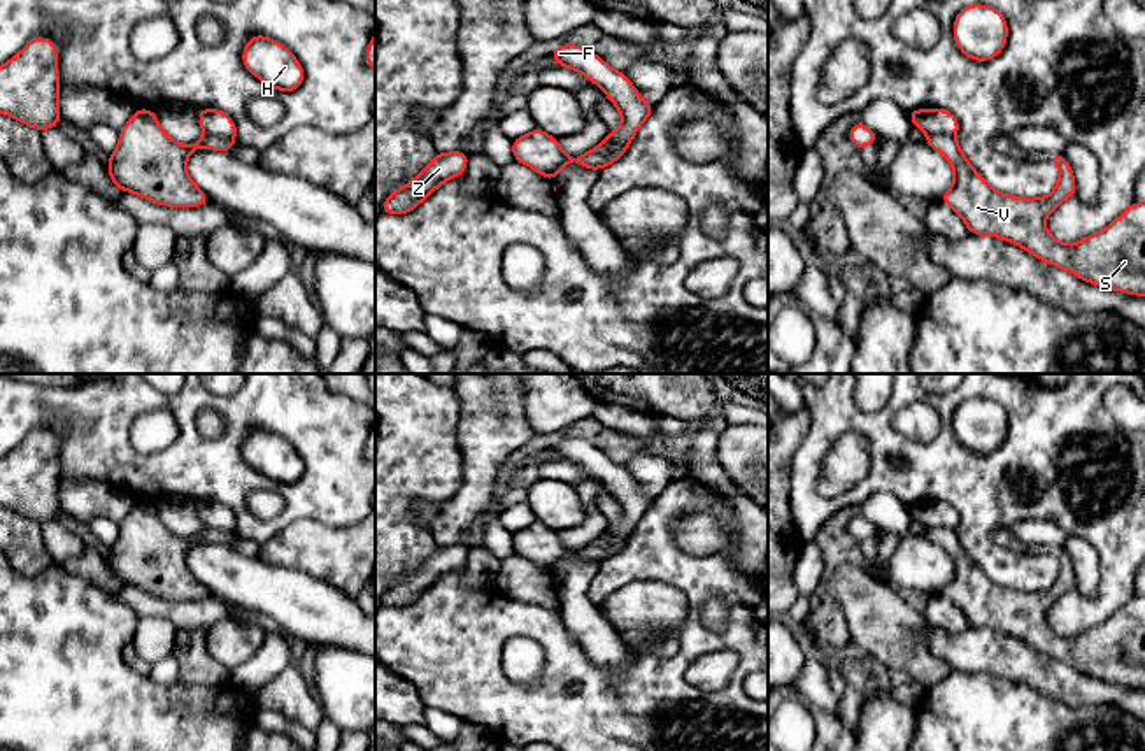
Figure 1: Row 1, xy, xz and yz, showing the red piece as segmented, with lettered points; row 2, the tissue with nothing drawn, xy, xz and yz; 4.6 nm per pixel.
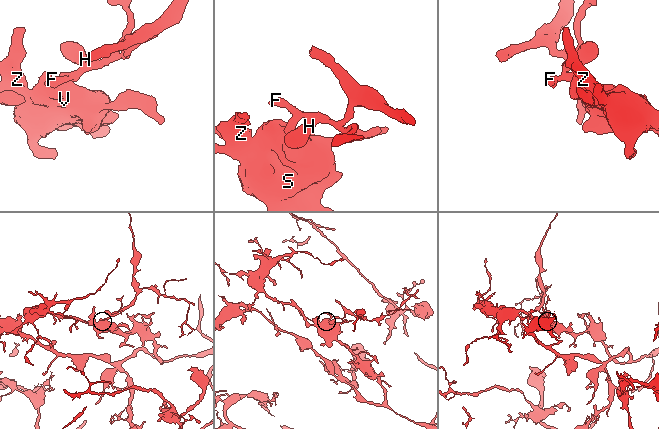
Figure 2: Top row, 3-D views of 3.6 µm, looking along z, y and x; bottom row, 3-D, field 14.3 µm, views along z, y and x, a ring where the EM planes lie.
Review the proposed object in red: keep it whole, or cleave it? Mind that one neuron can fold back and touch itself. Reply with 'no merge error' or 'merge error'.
merge error

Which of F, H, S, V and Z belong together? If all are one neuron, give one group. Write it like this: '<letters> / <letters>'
F H / S V Z

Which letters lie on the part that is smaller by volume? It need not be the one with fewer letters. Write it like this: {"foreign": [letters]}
{"foreign": ["F", "H"]}

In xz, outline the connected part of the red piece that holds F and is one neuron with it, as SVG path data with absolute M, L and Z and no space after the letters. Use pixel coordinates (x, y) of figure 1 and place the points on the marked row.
M575 44L556 46L551 54L558 67L577 70L586 79L596 82L621 112L622 126L619 130L610 130L605 139L612 147L608 163L605 165L608 167L615 160L622 158L638 128L652 114L654 105L638 95L638 89L622 72L608 67L587 47Z

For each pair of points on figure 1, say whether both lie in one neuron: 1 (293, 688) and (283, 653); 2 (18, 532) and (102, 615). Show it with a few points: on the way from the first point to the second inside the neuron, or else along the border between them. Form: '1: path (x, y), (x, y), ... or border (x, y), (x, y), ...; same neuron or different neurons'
1: border (291, 662), (256, 692); different neurons
2: border (55, 564), (32, 576), (18, 572); different neurons

